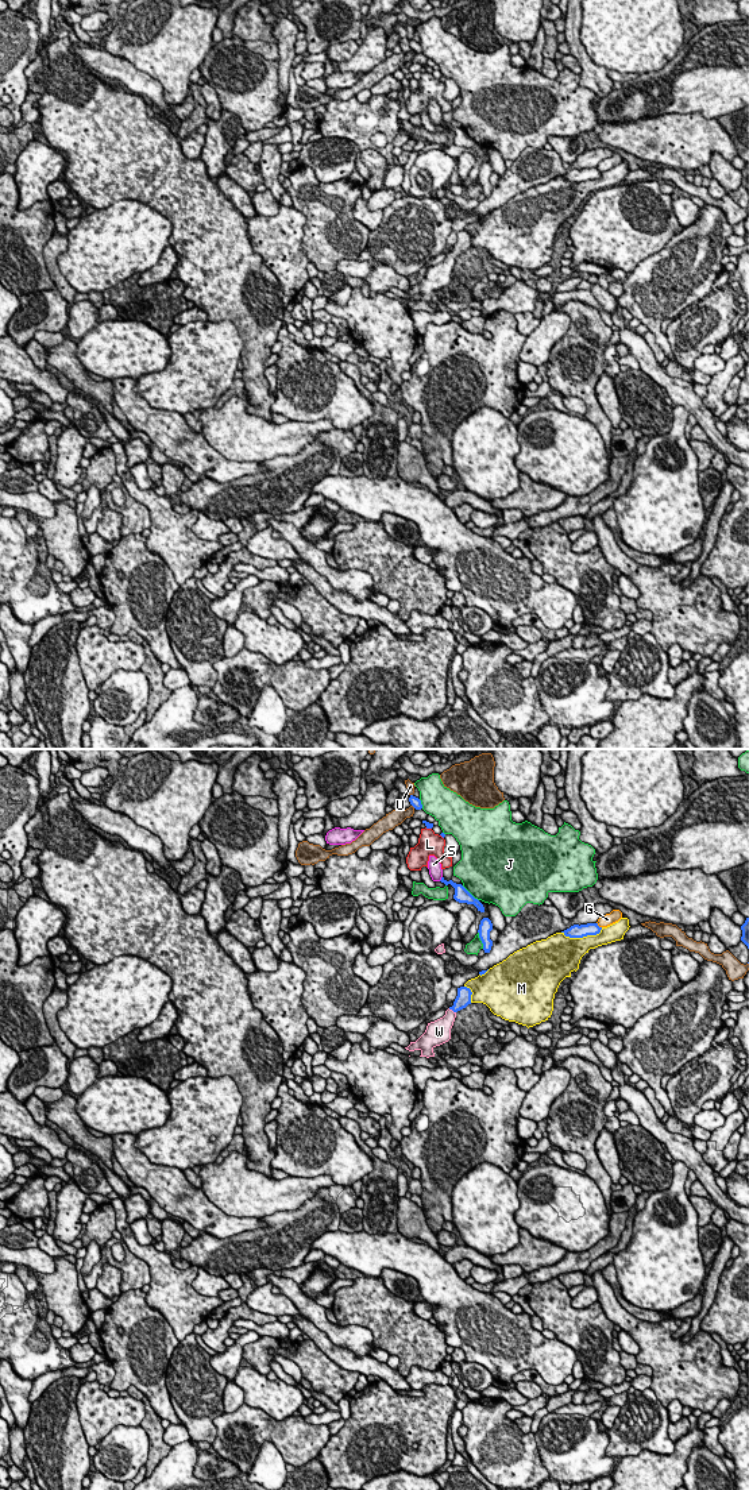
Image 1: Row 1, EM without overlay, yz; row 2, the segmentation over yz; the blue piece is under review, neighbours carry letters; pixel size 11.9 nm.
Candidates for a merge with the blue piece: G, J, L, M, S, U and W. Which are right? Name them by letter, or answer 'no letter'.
W

